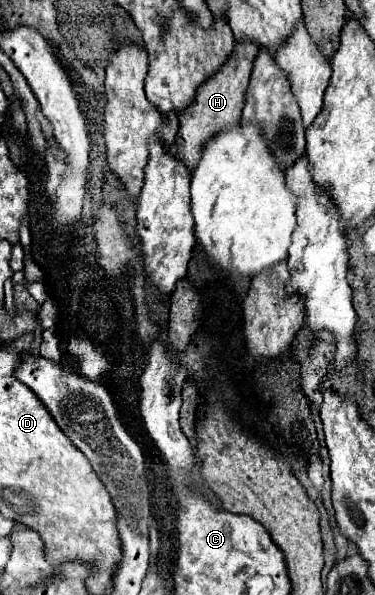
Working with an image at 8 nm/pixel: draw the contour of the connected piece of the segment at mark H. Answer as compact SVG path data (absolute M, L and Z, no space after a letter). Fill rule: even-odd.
M247 38L237 40L233 46L233 52L225 60L225 64L199 86L193 102L185 110L181 110L181 114L179 114L181 128L177 132L175 146L177 146L177 154L189 166L189 170L193 170L197 166L197 158L201 156L201 146L211 136L215 136L221 128L231 126L239 120L241 110L243 110L245 90L249 84L249 76L251 76L251 68L253 68L253 60L255 60L257 52L259 52L259 46L255 42L251 42Z

